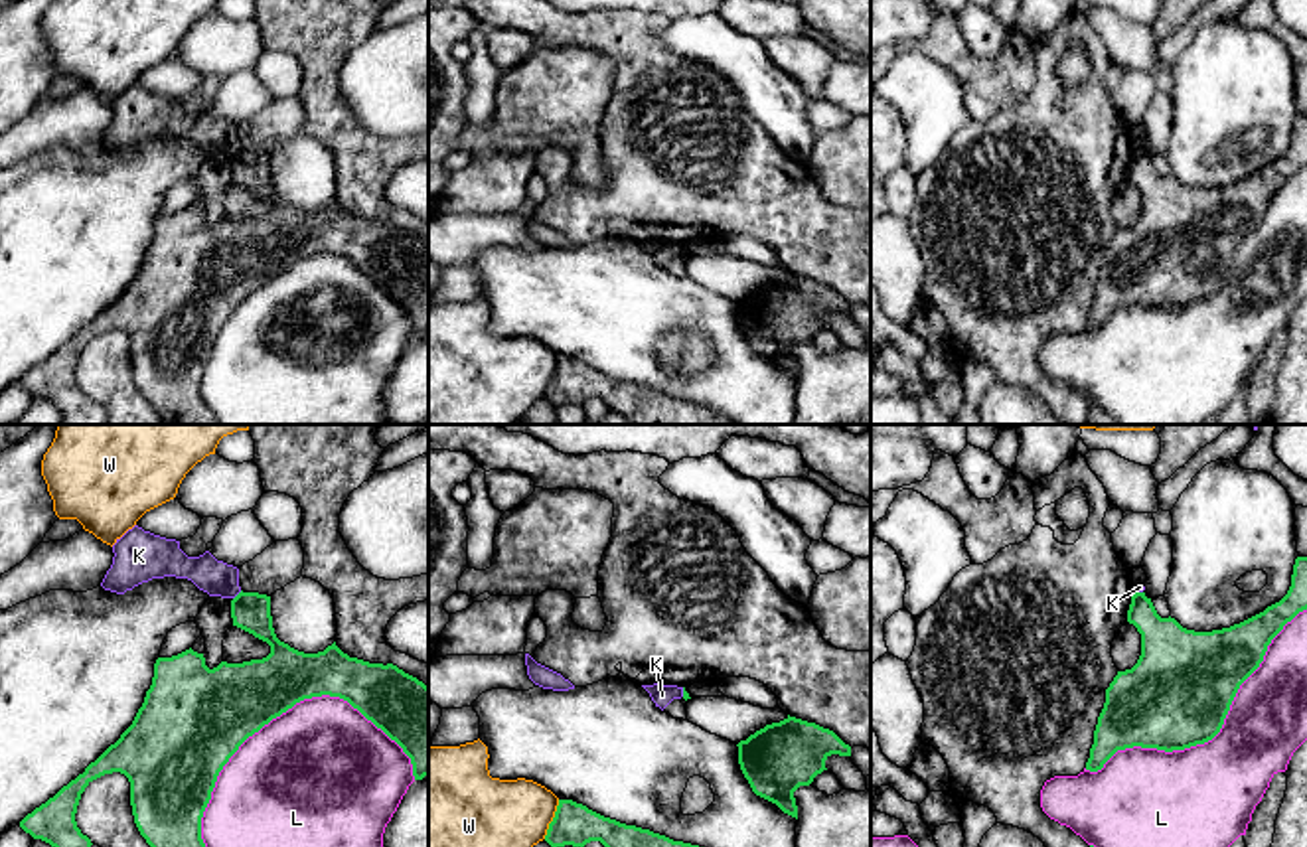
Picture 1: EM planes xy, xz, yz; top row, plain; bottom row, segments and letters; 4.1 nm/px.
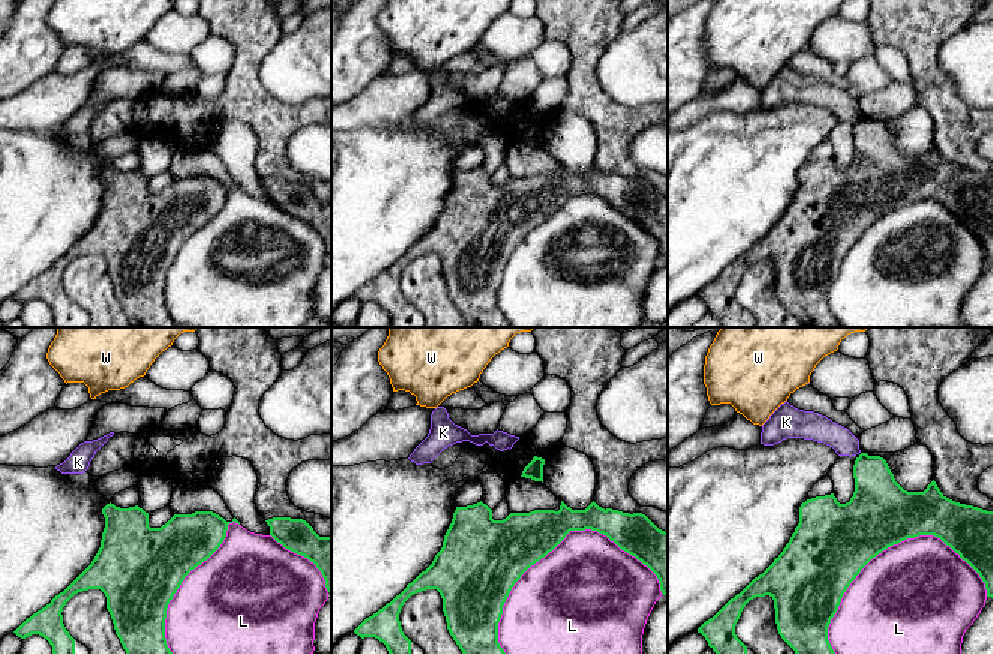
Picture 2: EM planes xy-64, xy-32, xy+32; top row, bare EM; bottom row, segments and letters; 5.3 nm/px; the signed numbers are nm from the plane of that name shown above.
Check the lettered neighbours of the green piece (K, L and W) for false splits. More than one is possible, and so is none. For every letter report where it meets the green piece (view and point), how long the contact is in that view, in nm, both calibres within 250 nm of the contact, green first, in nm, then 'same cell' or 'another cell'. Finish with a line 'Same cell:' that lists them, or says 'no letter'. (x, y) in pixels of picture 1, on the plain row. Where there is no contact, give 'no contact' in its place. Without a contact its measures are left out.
K: contact xy (237, 153); length 50 nm; calibres 160 and 140 nm; another cell
L: contact xy (265, 281); length 900 nm; calibres 380 and 480 nm; another cell
W: contact xz (553, 378); length 170 nm; calibres 170 and 380 nm; another cell
Same cell: no letter

